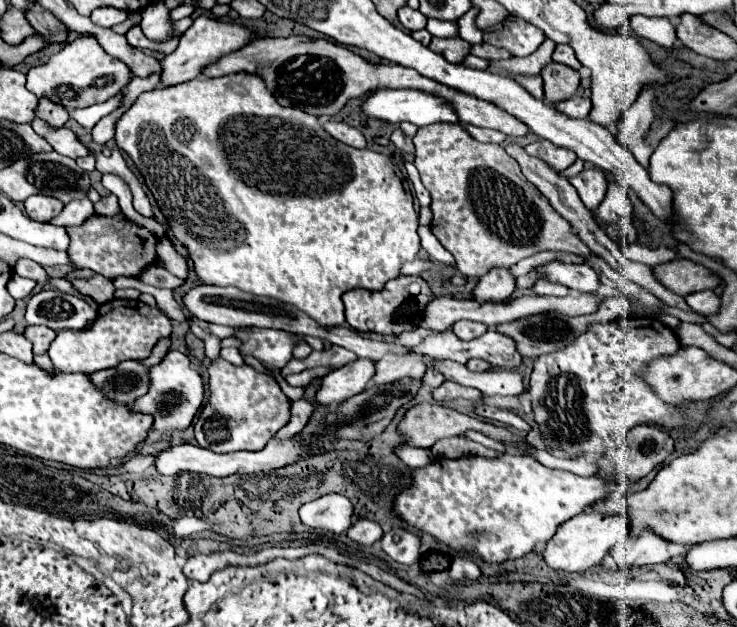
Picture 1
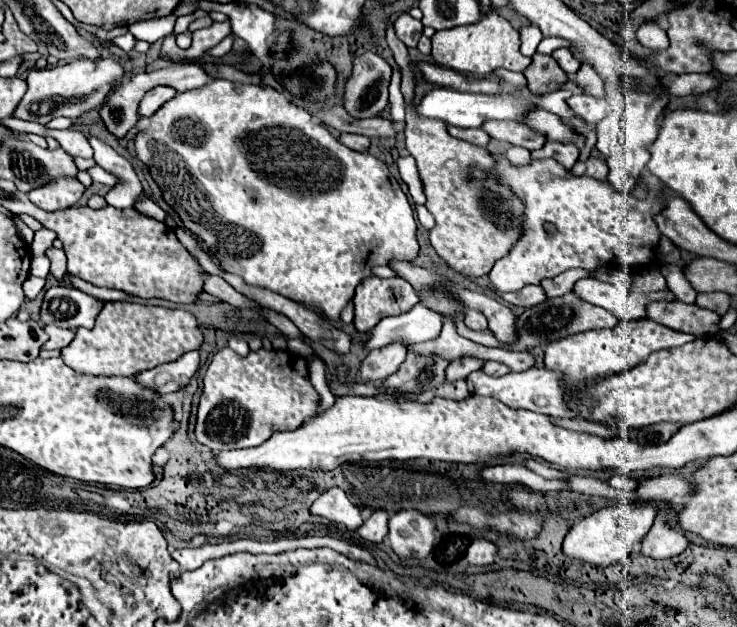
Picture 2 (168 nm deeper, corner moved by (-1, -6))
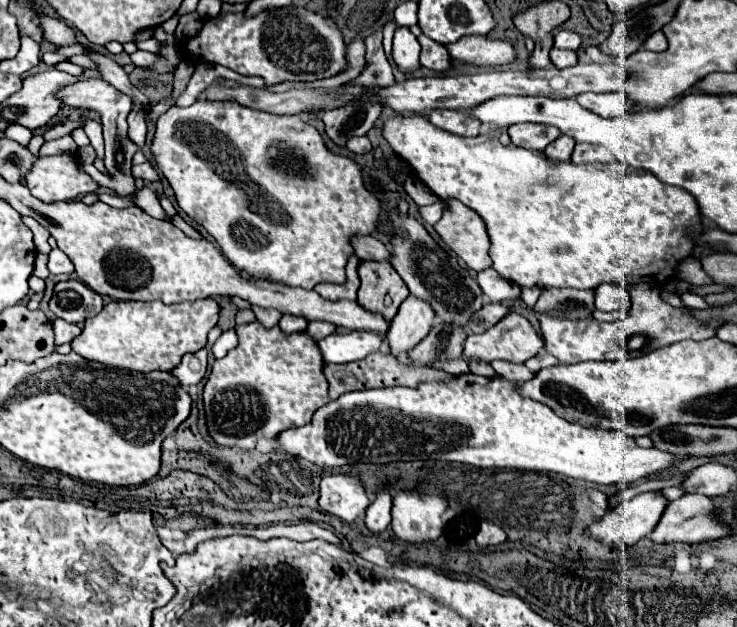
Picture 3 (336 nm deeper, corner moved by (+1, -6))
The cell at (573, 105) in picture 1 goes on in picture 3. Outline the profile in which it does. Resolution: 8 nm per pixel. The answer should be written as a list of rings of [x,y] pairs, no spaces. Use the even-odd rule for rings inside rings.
[[[608,92],[608,94],[578,94],[574,98],[580,106],[586,110],[592,110],[594,114],[600,114],[602,118],[614,118],[614,116],[624,116],[630,112],[630,102],[626,102],[626,96],[620,92]]]

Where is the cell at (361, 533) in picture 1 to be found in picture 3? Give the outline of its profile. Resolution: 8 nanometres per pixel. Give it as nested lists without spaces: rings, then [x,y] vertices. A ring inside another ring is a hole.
[[[382,490],[376,496],[376,500],[368,506],[366,518],[364,518],[364,524],[372,534],[380,534],[382,530],[388,528],[388,524],[390,524],[390,508],[392,508],[392,496],[388,494],[388,490]]]

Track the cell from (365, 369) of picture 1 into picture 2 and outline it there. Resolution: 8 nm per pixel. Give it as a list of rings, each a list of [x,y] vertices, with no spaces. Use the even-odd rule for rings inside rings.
[[[388,344],[380,350],[372,350],[366,360],[360,366],[360,374],[358,380],[362,382],[380,382],[386,380],[390,374],[394,374],[400,364],[406,360],[408,354],[408,344]]]

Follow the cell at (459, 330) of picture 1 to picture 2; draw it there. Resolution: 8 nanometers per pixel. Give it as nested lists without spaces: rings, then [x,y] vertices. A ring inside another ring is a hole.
[[[468,310],[466,318],[464,318],[464,324],[472,330],[486,330],[488,328],[488,320],[478,310]]]

